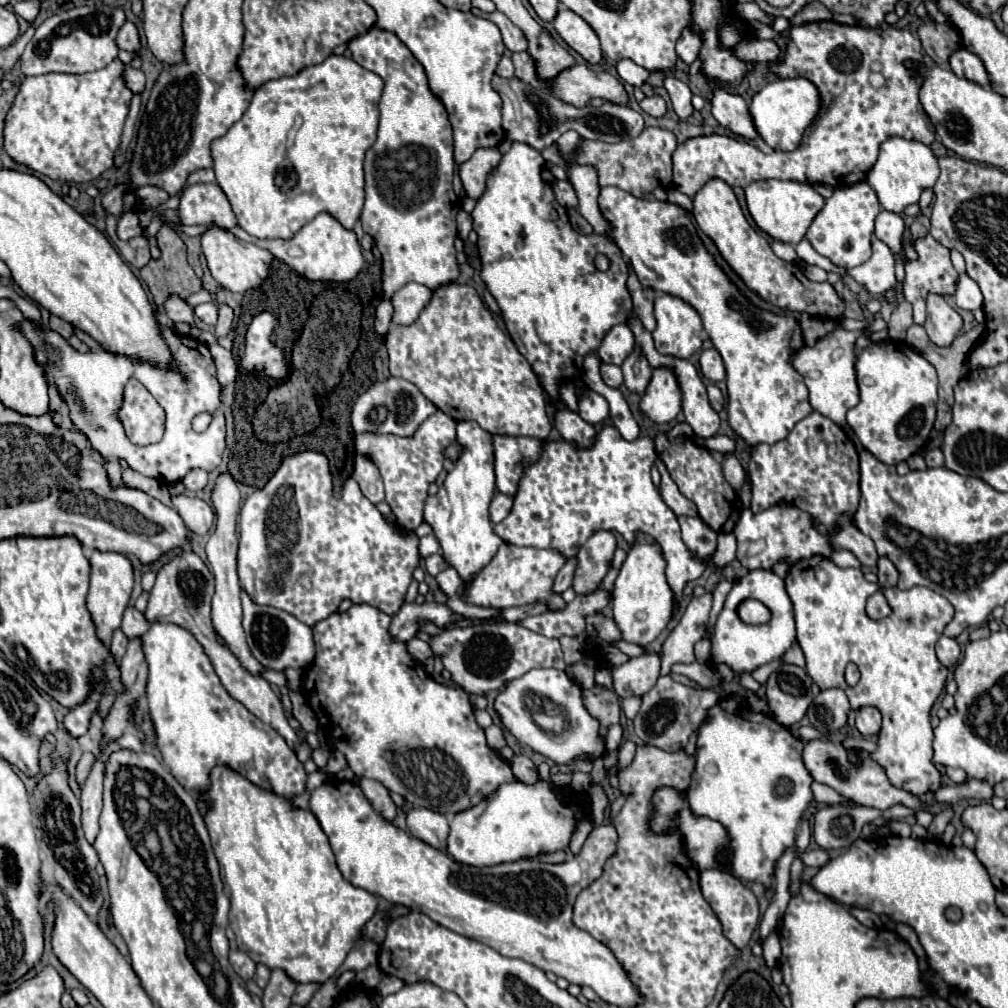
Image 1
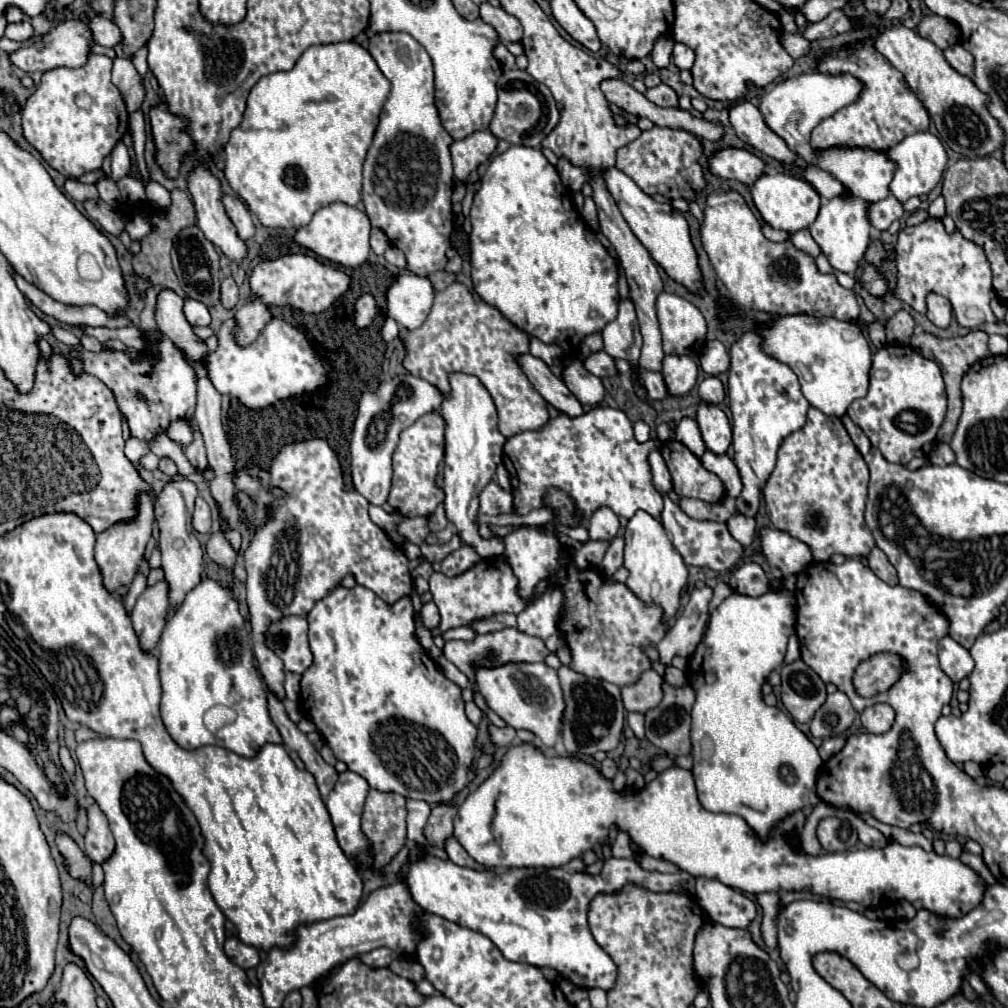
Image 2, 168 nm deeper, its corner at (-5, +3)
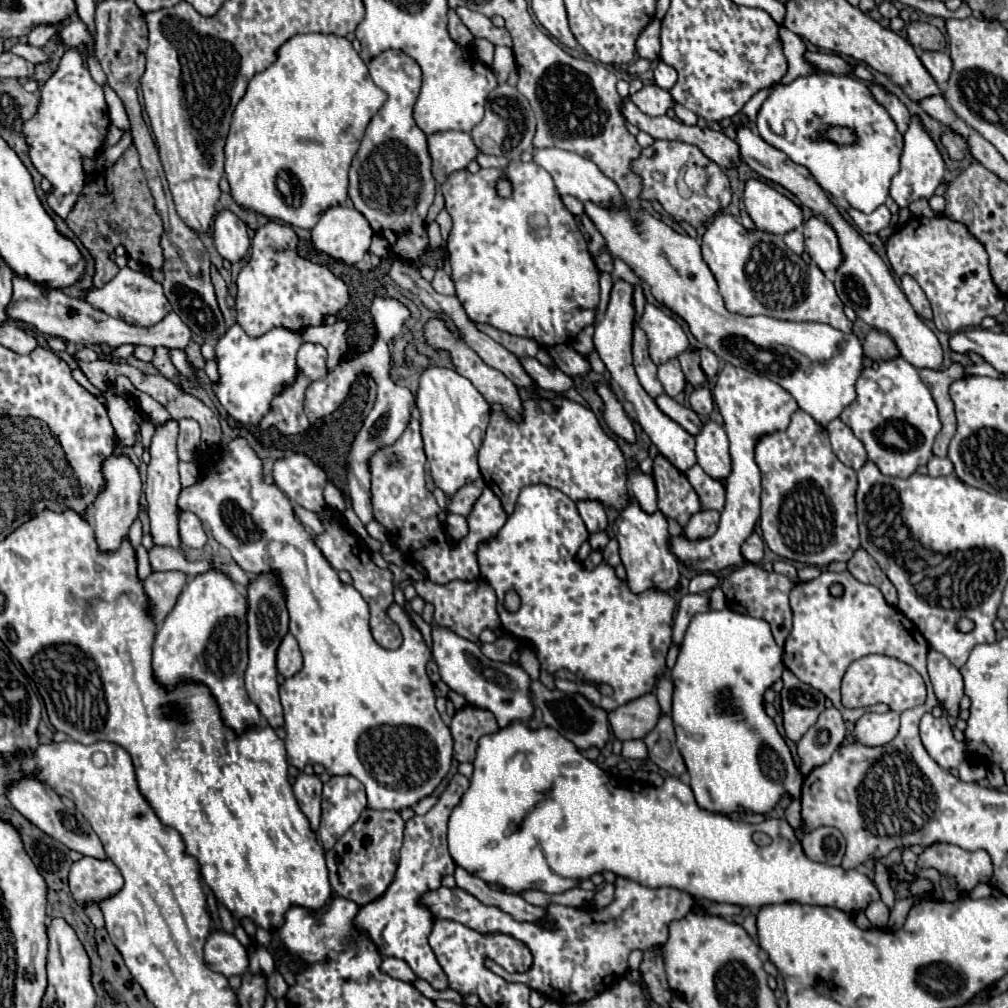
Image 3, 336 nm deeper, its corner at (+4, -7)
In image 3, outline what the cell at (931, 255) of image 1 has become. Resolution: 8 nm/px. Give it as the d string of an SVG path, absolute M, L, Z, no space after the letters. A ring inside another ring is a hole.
M916 216L912 218L902 230L894 232L888 238L886 244L886 256L890 260L892 270L898 276L912 276L920 288L924 290L926 298L932 304L934 310L934 324L940 332L948 332L948 334L956 334L964 328L976 328L982 324L982 320L986 316L996 318L998 314L1004 312L1004 296L998 292L998 288L994 286L992 278L990 278L990 270L988 270L988 256L984 246L966 230L964 224L952 222L946 216L942 218L924 218L924 216Z

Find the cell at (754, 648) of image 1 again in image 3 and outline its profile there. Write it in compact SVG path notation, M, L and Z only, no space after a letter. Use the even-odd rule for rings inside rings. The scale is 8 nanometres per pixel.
M728 608L708 610L692 618L676 666L672 668L672 720L678 748L690 774L690 788L700 808L714 814L768 814L784 796L794 800L800 798L804 776L800 776L800 768L794 764L790 748L776 730L774 720L764 712L762 704L764 692L780 678L782 670L782 648L776 646L766 620L738 614Z

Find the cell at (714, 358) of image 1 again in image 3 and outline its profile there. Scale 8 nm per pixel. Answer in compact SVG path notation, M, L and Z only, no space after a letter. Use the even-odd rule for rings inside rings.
M702 348L702 350L700 350L700 360L702 360L700 366L702 366L704 374L706 374L708 378L716 376L716 372L718 372L718 368L720 368L720 362L718 362L718 358L714 356L714 352L708 350L708 348Z

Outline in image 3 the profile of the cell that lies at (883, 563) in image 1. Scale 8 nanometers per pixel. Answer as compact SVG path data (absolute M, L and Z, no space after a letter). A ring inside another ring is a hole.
M862 548L856 550L856 554L848 560L848 570L852 572L852 576L864 584L872 584L876 588L880 588L880 592L884 594L886 602L896 606L898 604L898 596L896 596L896 588L892 586L892 582L884 576L884 572L880 570L880 566L876 564L876 560Z

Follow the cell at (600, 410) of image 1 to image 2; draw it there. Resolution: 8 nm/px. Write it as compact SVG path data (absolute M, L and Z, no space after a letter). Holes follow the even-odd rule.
M573 362L563 370L563 382L571 394L585 406L597 406L603 400L603 384L597 376L589 374L581 362Z

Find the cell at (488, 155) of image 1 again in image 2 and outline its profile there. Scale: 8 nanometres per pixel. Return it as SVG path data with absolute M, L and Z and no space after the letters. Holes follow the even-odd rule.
M487 130L473 132L463 140L453 140L449 150L453 158L455 178L465 182L469 174L477 170L477 166L493 154L495 148L497 148L497 138Z

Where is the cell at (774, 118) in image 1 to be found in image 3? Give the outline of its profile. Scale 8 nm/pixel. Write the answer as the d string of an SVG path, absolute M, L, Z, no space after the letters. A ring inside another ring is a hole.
M814 72L808 76L800 76L794 82L786 84L786 86L778 86L762 104L760 112L758 112L758 120L756 120L756 128L758 134L774 148L782 150L792 162L802 164L810 170L810 174L814 176L814 180L822 186L822 190L826 190L828 194L832 194L834 198L844 198L852 208L862 210L866 214L874 212L878 206L886 204L888 200L888 188L890 188L890 180L898 174L898 158L902 154L902 134L896 130L894 120L890 118L890 114L874 100L874 96L870 94L868 86L862 84L860 80L852 78L852 76L836 76L836 74L828 74L828 72ZM784 120L794 120L796 122L796 140L794 142L786 142L784 140ZM828 126L850 126L856 130L858 140L854 144L839 145L830 142L830 140L820 140L818 134L824 132Z

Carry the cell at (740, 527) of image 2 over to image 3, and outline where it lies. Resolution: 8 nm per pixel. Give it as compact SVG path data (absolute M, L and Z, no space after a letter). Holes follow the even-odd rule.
M752 534L752 536L748 536L746 540L744 540L744 544L742 544L742 556L748 560L748 562L754 562L754 564L758 564L760 560L762 560L762 548L764 548L764 542L760 540L760 536L758 534Z

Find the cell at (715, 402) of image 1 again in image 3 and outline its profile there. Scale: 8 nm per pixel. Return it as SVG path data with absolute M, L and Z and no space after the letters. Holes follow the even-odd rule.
M698 386L694 388L694 392L688 396L688 402L690 402L690 408L700 414L700 416L708 416L714 408L714 402L712 402L712 392L706 388L706 386Z

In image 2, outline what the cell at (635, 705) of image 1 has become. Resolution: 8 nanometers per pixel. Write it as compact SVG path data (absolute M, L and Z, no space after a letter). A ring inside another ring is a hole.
M627 714L627 724L639 740L645 738L645 726L643 726L643 716L641 714Z

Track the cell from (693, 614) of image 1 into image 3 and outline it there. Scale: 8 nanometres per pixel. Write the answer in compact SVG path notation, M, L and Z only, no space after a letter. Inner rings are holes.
M686 594L680 604L678 604L678 612L676 612L676 620L674 620L674 638L672 642L674 644L682 644L682 638L684 638L684 632L692 620L694 614L698 612L708 612L710 606L708 606L708 596L704 594Z

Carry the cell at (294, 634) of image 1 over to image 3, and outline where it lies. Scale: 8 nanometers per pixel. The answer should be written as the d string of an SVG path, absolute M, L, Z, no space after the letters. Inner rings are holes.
M288 632L276 652L276 668L284 678L294 676L302 668L302 654L296 644L296 638Z

